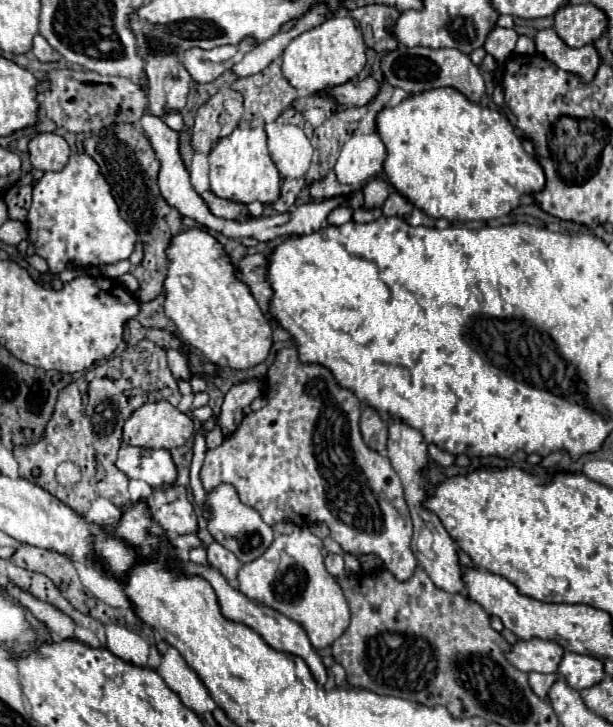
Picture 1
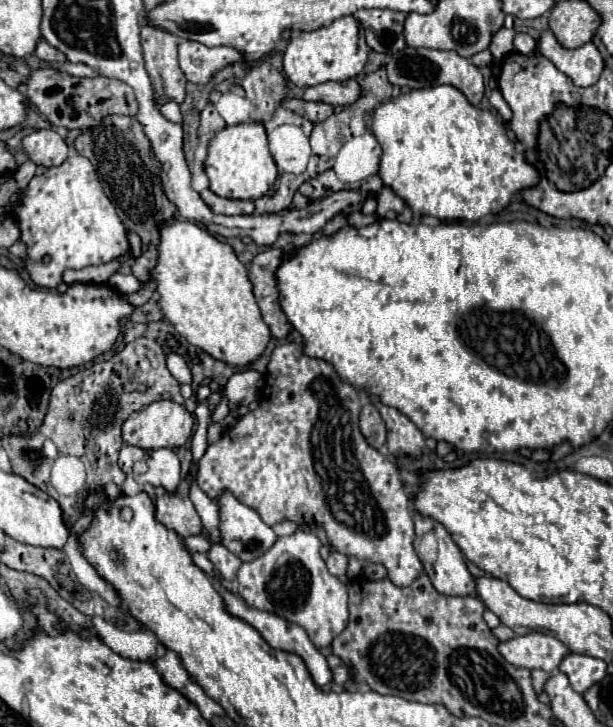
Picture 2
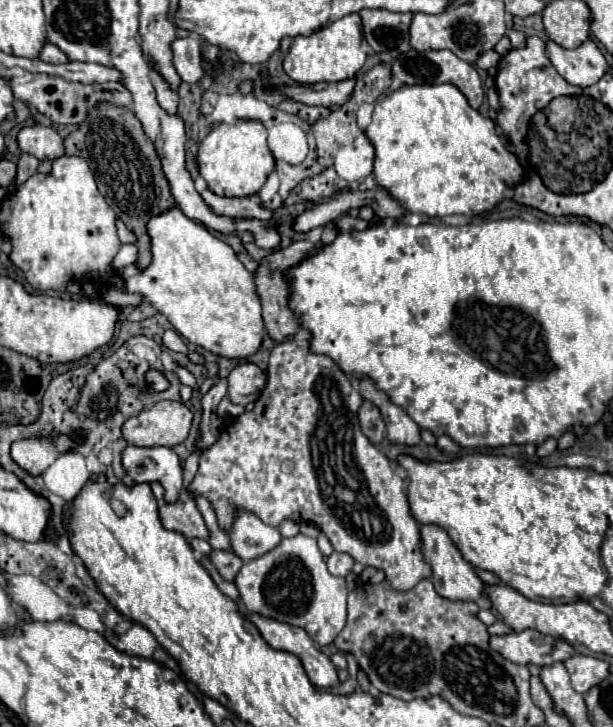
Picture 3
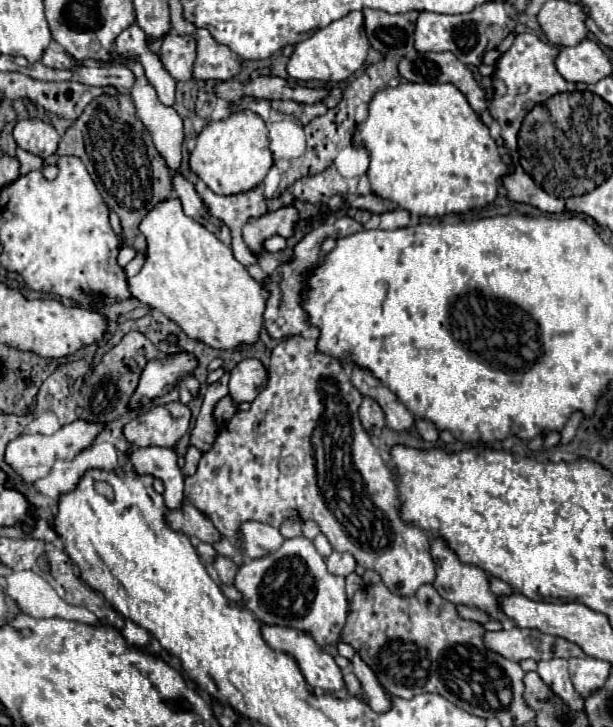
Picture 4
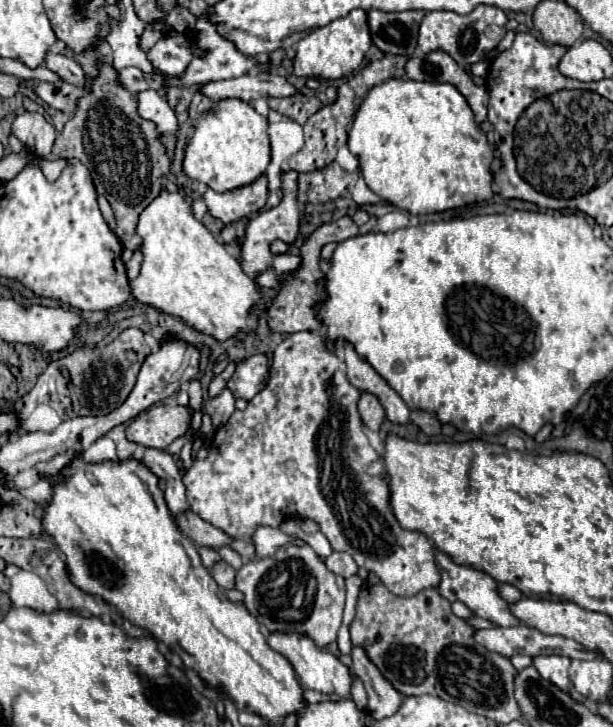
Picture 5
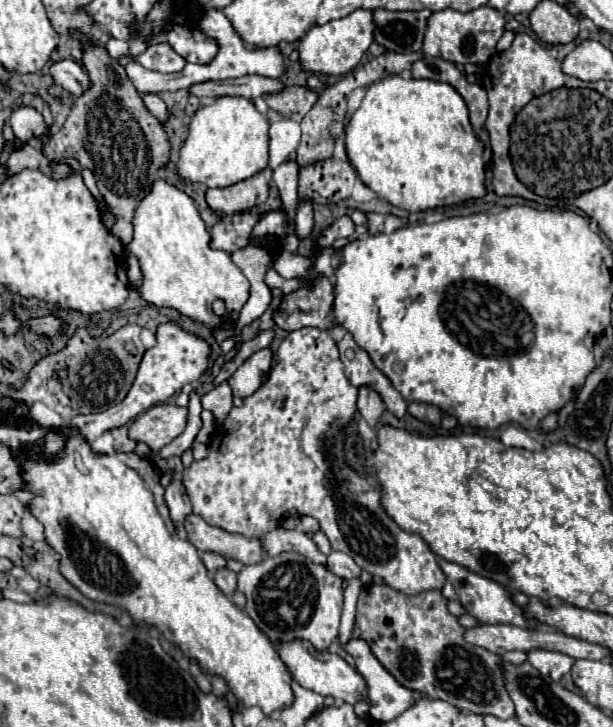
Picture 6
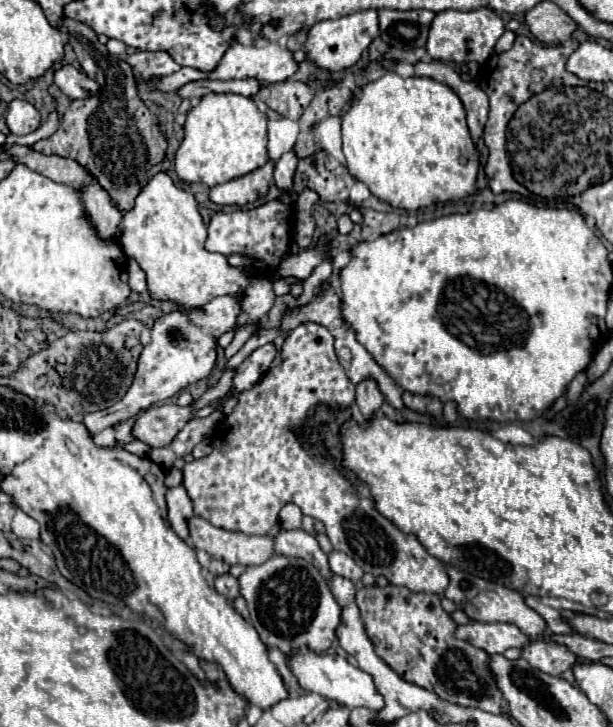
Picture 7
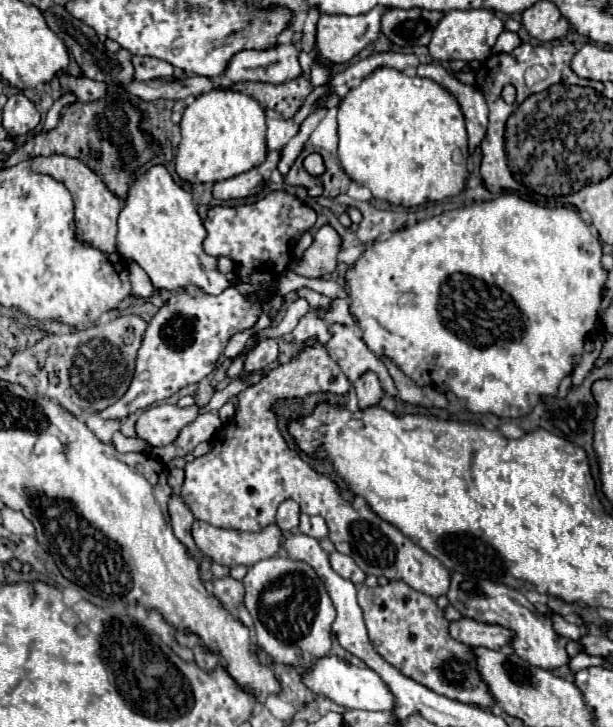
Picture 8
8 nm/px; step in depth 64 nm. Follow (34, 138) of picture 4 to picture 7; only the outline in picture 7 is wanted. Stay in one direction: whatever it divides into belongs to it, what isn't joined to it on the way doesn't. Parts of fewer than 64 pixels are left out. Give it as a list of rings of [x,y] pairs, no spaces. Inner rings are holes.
[[[12,100],[6,112],[6,124],[12,134],[26,136],[40,126],[38,110],[26,100]]]

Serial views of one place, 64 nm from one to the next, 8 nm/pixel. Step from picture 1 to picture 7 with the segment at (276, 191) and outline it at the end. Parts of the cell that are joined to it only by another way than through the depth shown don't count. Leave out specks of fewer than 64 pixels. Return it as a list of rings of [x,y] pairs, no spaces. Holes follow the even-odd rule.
[[[208,94],[200,100],[198,106],[194,106],[188,112],[186,124],[184,124],[184,140],[176,152],[174,160],[174,170],[184,182],[204,182],[206,186],[216,186],[224,184],[230,180],[236,180],[244,174],[250,174],[252,170],[258,170],[268,162],[268,152],[266,152],[266,124],[268,118],[262,114],[252,98],[238,96],[238,94]]]

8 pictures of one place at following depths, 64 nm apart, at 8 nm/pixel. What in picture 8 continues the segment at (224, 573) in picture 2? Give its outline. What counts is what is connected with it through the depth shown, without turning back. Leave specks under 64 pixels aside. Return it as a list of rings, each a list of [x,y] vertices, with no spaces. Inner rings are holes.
[[[226,576],[226,578],[220,578],[220,580],[214,580],[214,596],[220,598],[220,602],[230,612],[236,612],[236,606],[244,598],[244,586],[242,586],[242,582]]]

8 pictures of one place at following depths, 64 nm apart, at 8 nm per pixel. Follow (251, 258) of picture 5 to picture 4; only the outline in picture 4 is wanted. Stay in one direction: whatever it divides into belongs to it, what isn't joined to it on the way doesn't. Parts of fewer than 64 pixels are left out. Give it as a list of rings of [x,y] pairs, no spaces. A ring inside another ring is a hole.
[[[292,206],[280,208],[276,212],[268,212],[262,218],[250,220],[242,234],[244,234],[244,242],[252,252],[260,252],[262,250],[262,242],[274,234],[280,234],[284,238],[292,236],[292,228],[298,220],[298,212]]]

